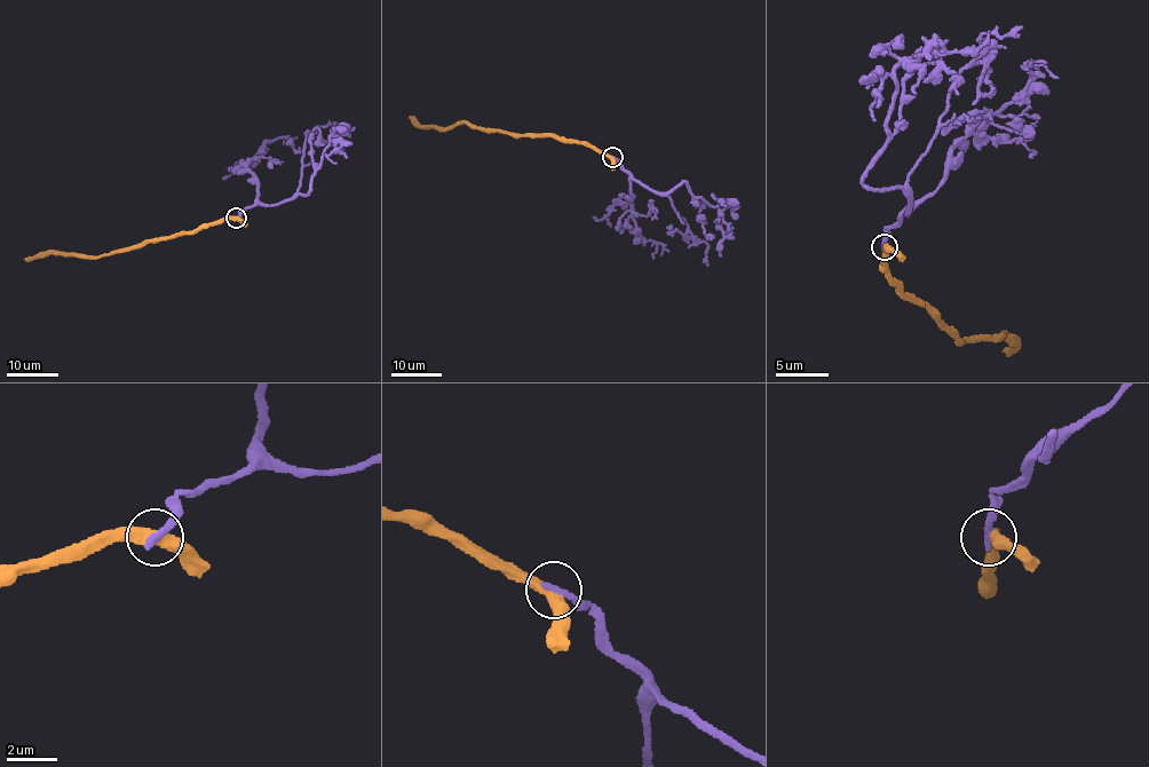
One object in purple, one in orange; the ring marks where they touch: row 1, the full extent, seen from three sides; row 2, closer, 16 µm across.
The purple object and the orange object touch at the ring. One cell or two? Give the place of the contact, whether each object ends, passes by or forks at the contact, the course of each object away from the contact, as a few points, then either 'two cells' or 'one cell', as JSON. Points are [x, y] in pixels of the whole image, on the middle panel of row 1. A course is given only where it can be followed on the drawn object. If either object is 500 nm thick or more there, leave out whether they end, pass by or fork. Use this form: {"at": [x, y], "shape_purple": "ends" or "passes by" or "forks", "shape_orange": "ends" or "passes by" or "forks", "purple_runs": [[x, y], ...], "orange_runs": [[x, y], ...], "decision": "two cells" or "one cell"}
{"at": [612, 157], "shape_purple": "ends", "shape_orange": "passes by", "purple_runs": [[612, 157], [659, 192], [672, 191], [684, 181], [692, 199], [700, 203], [698, 216], [711, 239]], "orange_runs": [[612, 157], [552, 136], [516, 136], [470, 127], [464, 123], [446, 128], [420, 126], [409, 117]], "decision": "two cells"}

